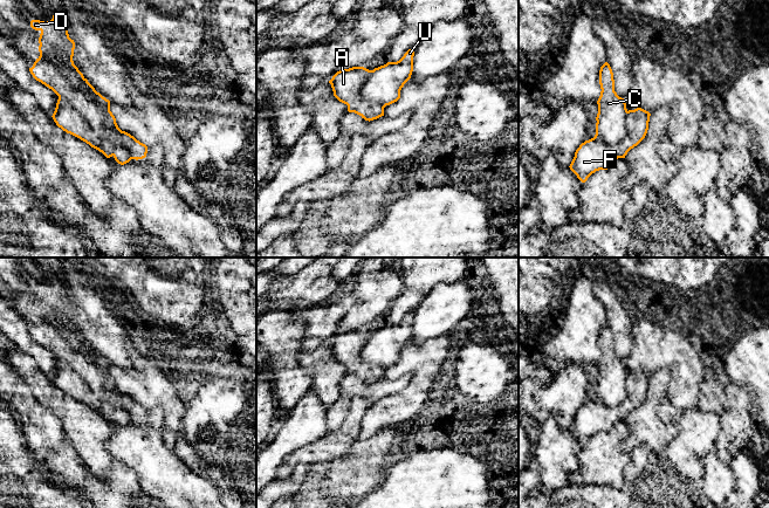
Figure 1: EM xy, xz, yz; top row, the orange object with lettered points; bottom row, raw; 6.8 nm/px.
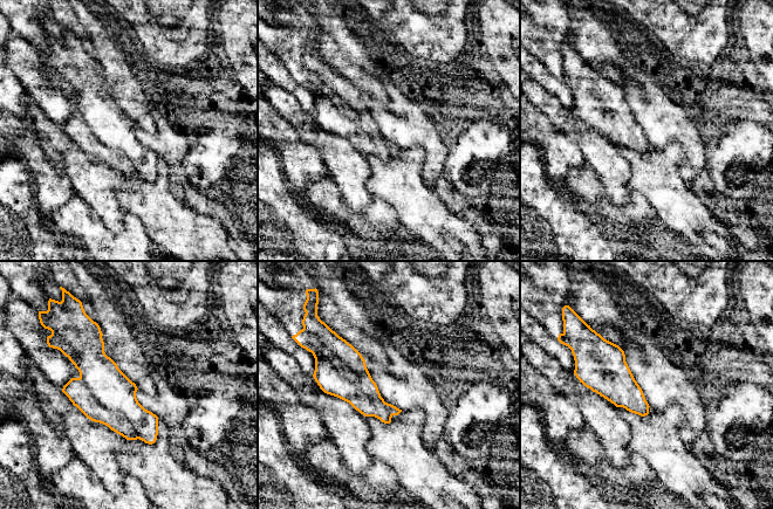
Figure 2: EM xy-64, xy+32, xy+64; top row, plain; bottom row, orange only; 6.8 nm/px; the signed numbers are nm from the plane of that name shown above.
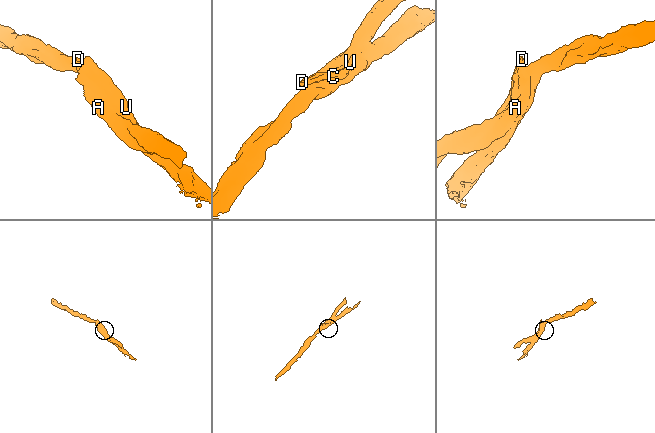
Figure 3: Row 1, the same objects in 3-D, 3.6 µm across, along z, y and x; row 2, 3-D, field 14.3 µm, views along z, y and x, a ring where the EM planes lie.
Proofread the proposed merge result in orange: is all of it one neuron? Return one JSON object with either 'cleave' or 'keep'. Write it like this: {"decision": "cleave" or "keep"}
{"decision": "cleave"}

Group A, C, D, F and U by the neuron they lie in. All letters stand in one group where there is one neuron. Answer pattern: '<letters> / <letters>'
A F / C D U

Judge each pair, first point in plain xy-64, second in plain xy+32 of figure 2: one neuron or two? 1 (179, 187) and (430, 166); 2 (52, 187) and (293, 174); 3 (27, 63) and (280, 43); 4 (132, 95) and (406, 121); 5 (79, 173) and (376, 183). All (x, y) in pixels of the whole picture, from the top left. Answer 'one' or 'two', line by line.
1: one
2: one
3: two
4: two
5: two

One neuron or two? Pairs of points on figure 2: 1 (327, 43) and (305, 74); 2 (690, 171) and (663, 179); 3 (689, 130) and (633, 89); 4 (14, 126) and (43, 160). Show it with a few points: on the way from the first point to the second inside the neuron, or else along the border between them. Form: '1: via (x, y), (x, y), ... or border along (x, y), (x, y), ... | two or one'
1: border along (315, 26), (317, 29), (317, 53) | two
2: border along (678, 170), (682, 179), (688, 185) | two
3: via (675, 125), (667, 122), (647, 102) | one
4: via (18, 135), (35, 152) | one

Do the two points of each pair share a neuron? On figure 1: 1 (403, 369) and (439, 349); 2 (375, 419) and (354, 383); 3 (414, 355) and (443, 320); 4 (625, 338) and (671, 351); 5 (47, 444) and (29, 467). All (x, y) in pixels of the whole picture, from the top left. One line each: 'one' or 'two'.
1: one
2: two
3: two
4: two
5: two

